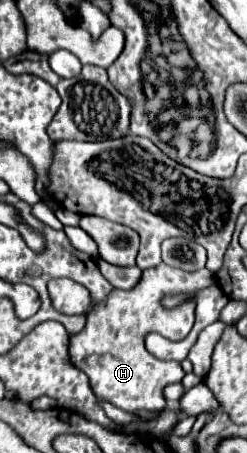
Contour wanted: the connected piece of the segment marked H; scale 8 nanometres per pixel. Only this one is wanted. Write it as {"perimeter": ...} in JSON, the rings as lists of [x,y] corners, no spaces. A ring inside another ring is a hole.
{"perimeter":[[[161,263],[157,267],[145,269],[141,273],[139,283],[133,289],[129,289],[129,291],[115,289],[103,301],[95,303],[91,299],[89,291],[83,289],[83,285],[75,283],[71,279],[51,279],[49,281],[49,297],[53,301],[53,307],[61,313],[85,313],[85,317],[87,317],[87,323],[85,323],[83,331],[69,337],[69,363],[73,367],[81,369],[89,377],[91,389],[99,399],[109,401],[111,405],[115,405],[123,411],[129,411],[129,413],[135,413],[139,409],[163,411],[165,405],[167,405],[167,401],[163,397],[163,387],[169,385],[169,383],[181,381],[185,371],[181,369],[181,363],[177,363],[177,361],[161,361],[161,359],[153,357],[145,349],[145,337],[149,333],[159,333],[163,337],[175,339],[175,341],[185,339],[187,333],[193,327],[193,321],[195,321],[195,301],[193,301],[193,297],[183,301],[183,305],[177,305],[177,307],[171,307],[171,309],[163,307],[161,301],[167,295],[195,295],[197,291],[201,291],[207,285],[213,285],[213,283],[217,283],[217,277],[209,269],[199,269],[199,271],[189,273],[189,271],[181,271],[181,269],[175,269],[175,267],[169,267],[169,265]]]}

